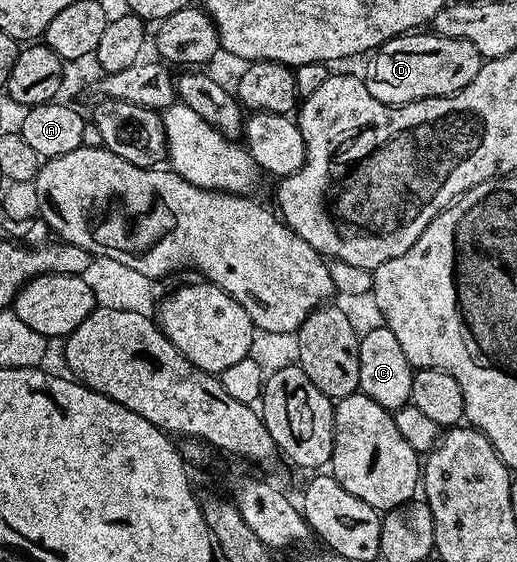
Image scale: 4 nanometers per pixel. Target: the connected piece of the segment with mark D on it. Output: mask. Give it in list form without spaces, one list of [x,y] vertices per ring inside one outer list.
[[[415,33],[399,35],[374,52],[375,60],[367,67],[365,82],[369,93],[373,93],[377,101],[398,105],[412,103],[418,99],[432,99],[438,95],[452,95],[454,91],[469,85],[469,81],[473,81],[473,77],[477,77],[477,73],[483,67],[485,62],[483,56],[477,53],[477,49],[473,49],[473,45],[469,45],[469,41],[435,37],[432,38],[432,43],[419,43],[417,36],[418,34]]]

